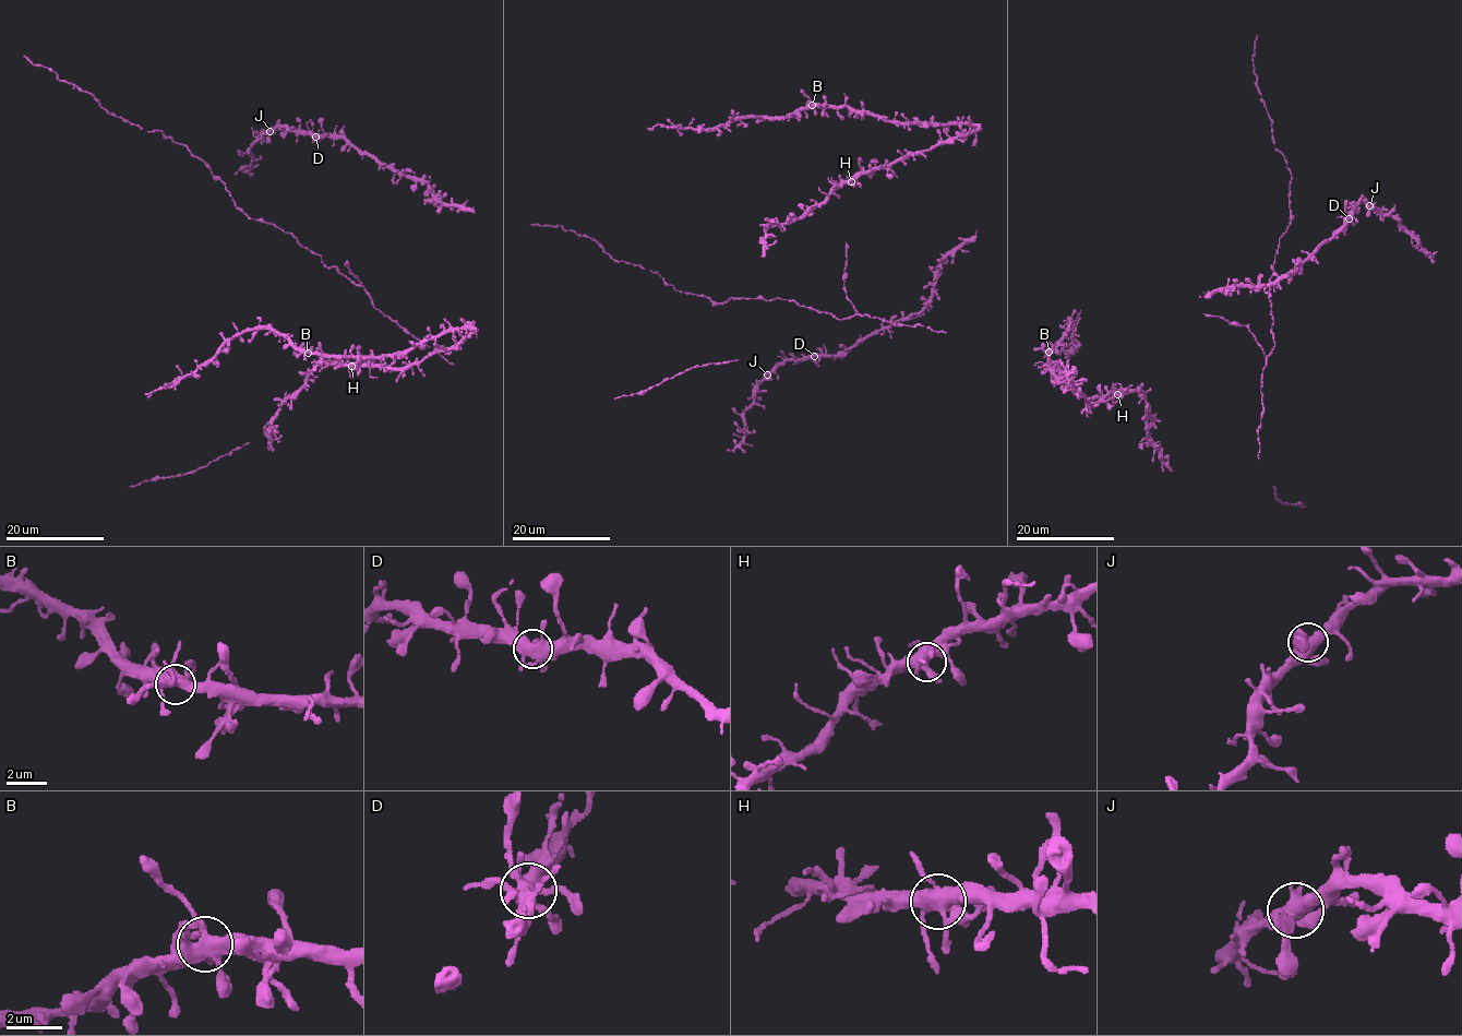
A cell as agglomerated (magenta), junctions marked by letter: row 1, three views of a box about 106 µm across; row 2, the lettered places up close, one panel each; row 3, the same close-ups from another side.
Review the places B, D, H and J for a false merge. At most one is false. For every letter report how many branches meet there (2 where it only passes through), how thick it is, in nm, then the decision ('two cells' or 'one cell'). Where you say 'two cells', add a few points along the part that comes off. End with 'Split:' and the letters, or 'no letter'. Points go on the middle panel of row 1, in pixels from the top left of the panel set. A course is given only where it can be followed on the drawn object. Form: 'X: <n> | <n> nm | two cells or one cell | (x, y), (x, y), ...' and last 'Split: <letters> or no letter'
B: 7 | 480 nm | one cell
D: 5 | 460 nm | one cell
H: 6 | 550 nm | one cell
J: 5 | 480 nm | one cell
Split: no letter

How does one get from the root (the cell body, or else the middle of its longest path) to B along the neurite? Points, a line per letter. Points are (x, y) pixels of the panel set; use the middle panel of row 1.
B: (860, 176), (966, 137), (965, 131), (957, 124), (911, 123), (857, 115), (846, 106), (812, 105)

